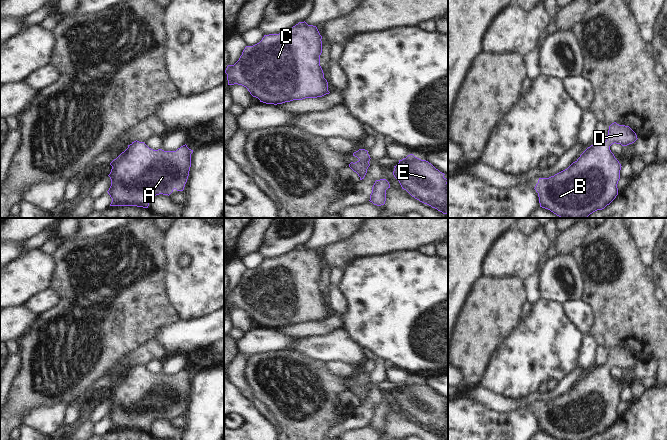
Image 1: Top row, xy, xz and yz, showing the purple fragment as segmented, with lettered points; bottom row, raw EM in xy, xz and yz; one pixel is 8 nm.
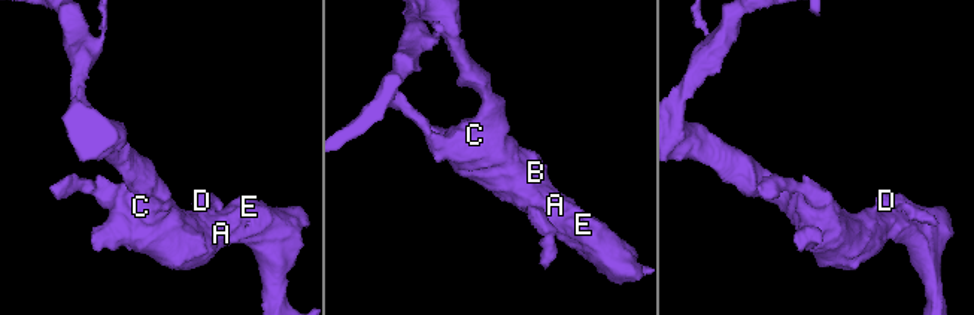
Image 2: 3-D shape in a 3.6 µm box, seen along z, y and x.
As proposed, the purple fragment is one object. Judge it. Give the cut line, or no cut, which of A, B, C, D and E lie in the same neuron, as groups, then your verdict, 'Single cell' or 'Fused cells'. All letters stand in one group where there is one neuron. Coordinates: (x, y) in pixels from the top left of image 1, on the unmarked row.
No split. Groups: A B C D E. Single cell

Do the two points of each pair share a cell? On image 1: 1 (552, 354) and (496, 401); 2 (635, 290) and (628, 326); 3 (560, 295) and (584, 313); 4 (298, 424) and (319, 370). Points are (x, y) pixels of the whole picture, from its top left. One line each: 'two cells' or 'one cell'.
1: two cells
2: one cell
3: two cells
4: one cell

